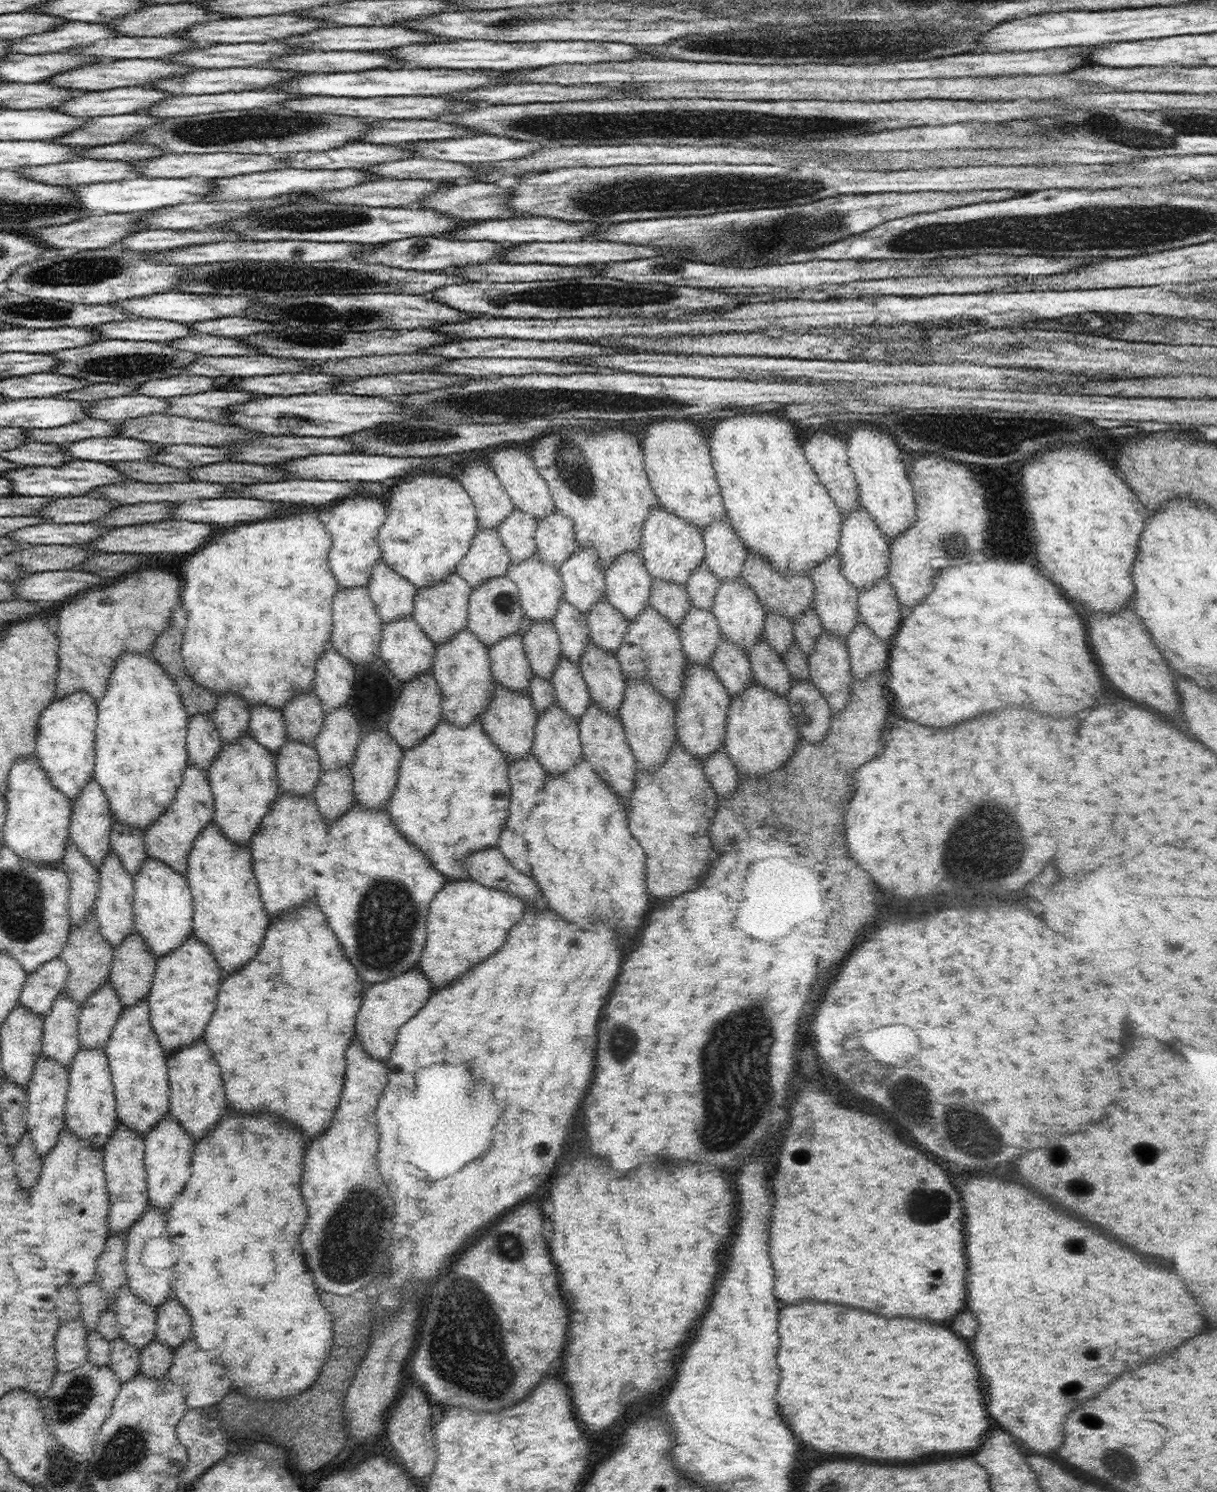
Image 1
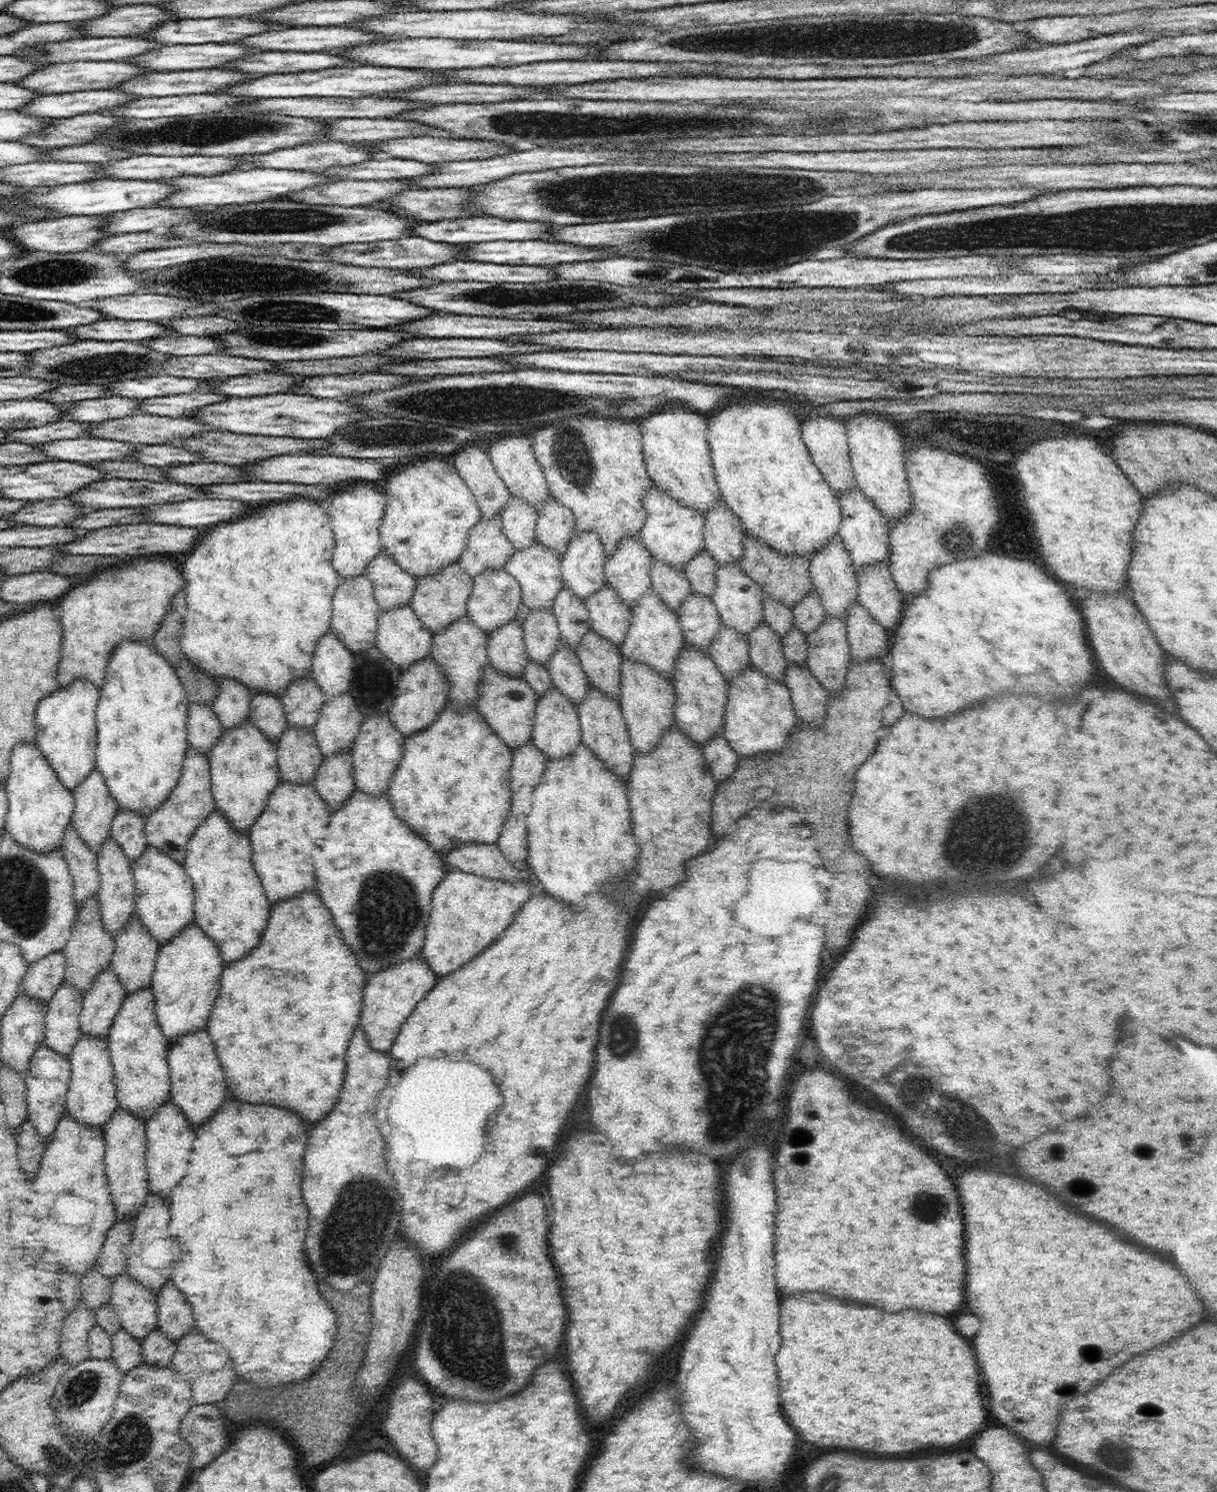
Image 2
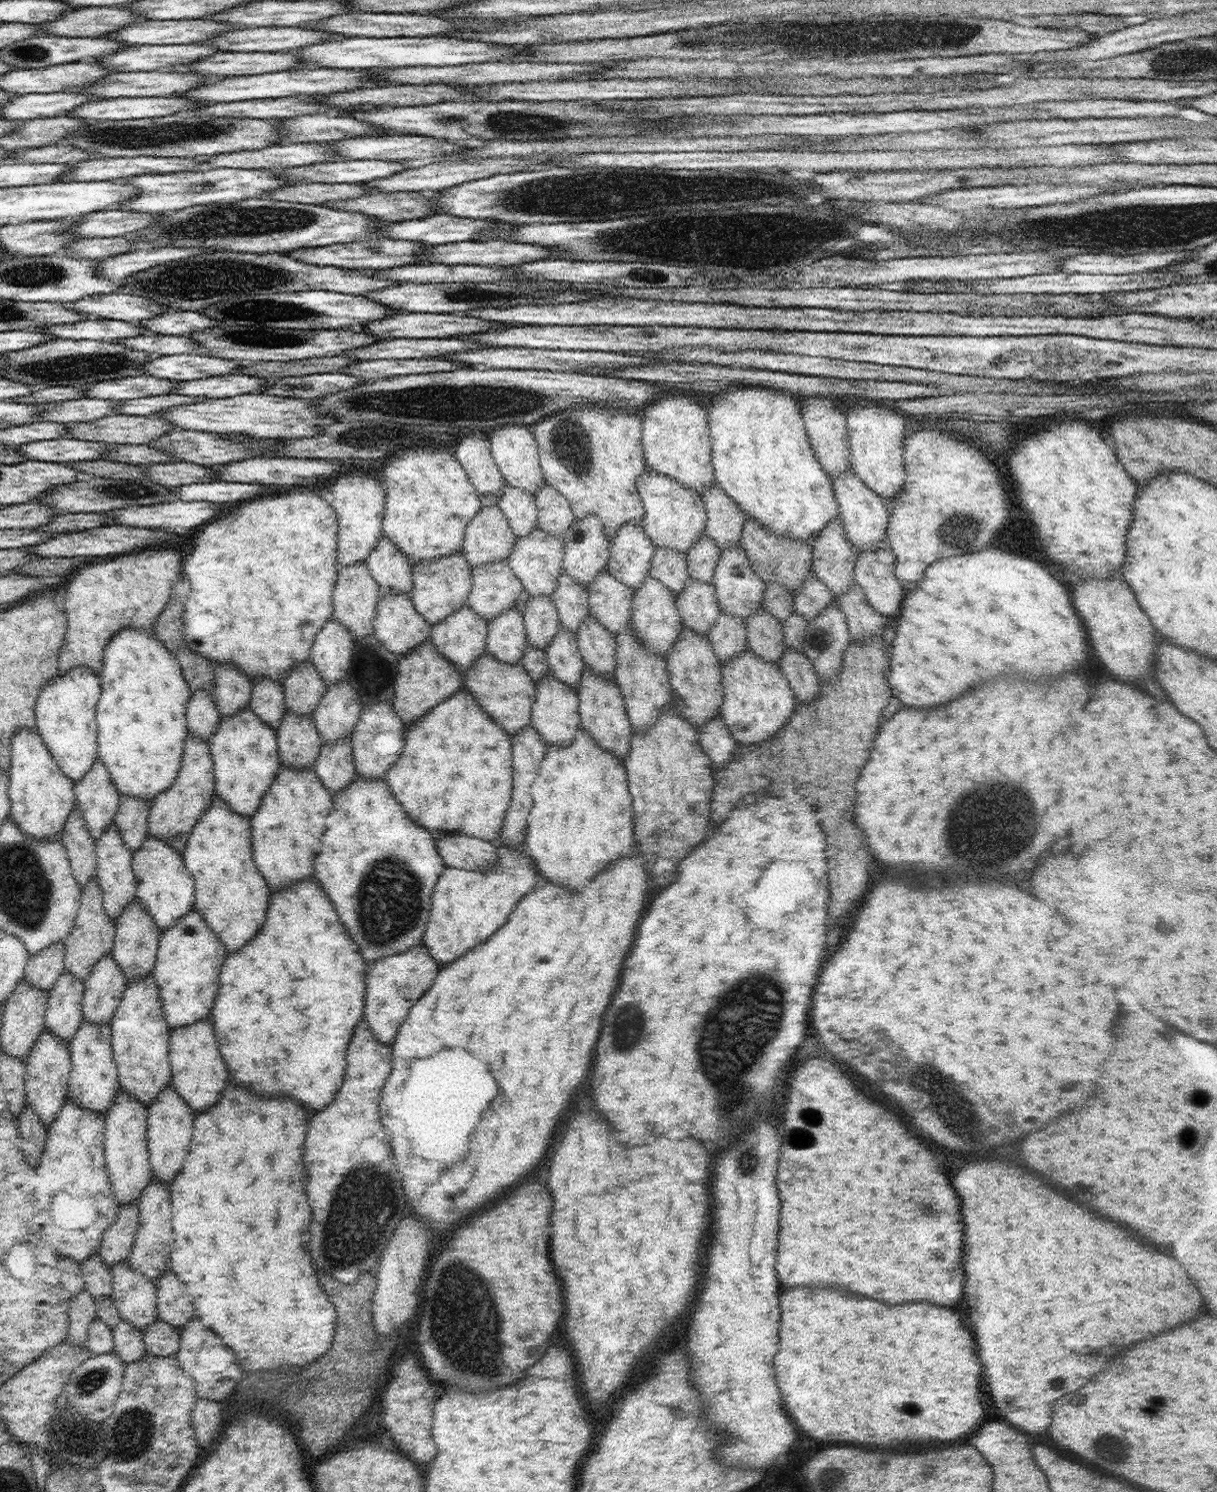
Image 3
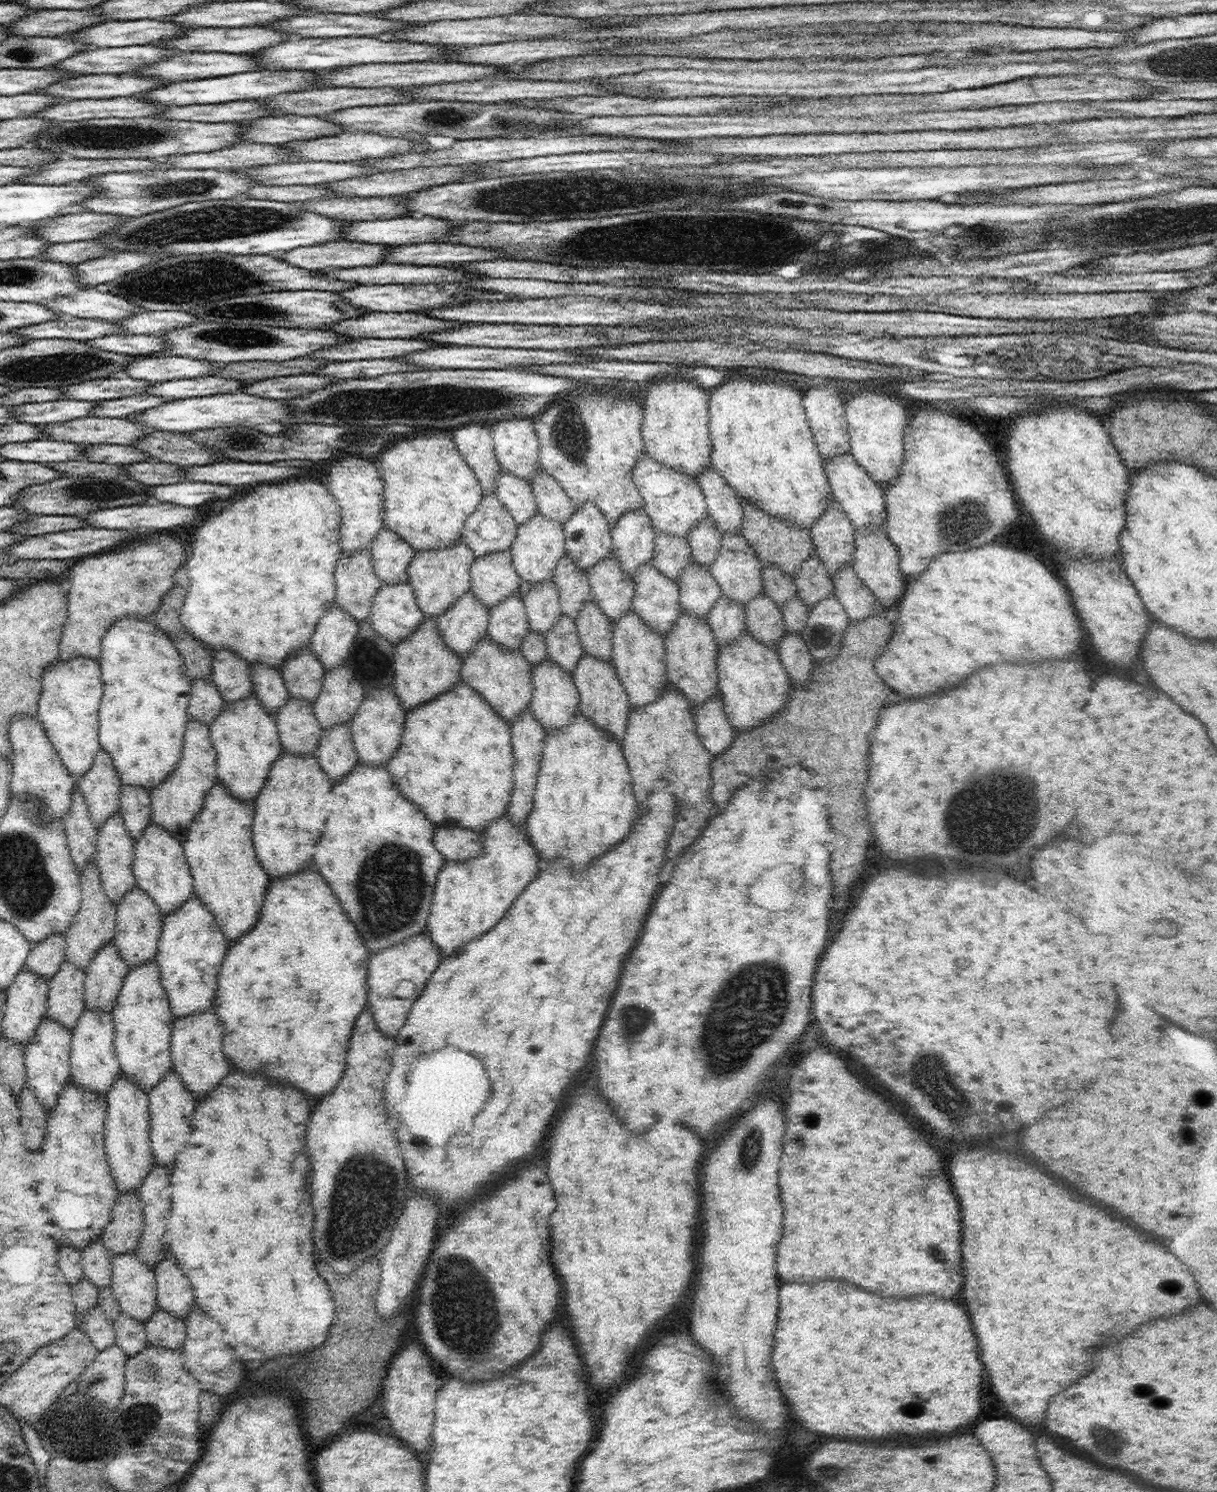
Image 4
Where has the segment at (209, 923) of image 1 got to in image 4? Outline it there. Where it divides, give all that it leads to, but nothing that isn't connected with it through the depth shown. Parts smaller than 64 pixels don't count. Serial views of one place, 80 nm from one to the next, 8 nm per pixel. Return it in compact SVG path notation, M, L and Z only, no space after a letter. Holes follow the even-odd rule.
M218 780L209 791L200 814L189 826L182 844L183 851L193 876L194 893L214 912L219 929L226 938L236 942L256 924L270 880L254 854L254 804L238 802Z

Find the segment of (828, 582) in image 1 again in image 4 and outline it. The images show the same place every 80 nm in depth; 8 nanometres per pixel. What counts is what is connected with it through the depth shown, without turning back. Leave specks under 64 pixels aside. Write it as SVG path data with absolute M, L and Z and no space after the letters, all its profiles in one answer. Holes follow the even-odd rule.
M834 495L829 498L821 516L810 529L813 553L823 560L830 578L836 580L837 572L853 560L856 532Z

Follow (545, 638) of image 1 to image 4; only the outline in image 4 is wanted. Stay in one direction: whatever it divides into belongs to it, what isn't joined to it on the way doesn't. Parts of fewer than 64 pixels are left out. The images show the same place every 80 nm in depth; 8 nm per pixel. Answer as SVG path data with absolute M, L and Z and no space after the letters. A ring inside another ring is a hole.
M553 580L534 586L523 596L523 601L530 629L539 635L545 636L563 614L558 588Z

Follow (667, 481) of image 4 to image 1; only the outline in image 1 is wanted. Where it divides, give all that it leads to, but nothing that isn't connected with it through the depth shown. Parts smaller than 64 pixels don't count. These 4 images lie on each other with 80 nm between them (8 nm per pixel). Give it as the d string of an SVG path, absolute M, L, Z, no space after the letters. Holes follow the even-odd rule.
M658 504L650 511L641 538L639 554L653 580L664 580L670 584L687 586L691 570L702 563L705 556L703 532L698 530L698 526L678 518L676 513L671 513Z

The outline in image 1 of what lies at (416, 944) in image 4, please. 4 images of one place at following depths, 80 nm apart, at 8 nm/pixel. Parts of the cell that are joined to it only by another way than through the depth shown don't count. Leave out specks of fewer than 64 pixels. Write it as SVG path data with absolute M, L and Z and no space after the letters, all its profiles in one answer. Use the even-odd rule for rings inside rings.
M414 968L399 974L396 978L370 985L363 992L362 1008L356 1018L356 1036L362 1040L364 1050L368 1052L370 1058L384 1062L390 1058L389 1052L393 1049L403 1024L409 1022L410 1018L428 1002L432 986L426 974L422 974L420 968Z

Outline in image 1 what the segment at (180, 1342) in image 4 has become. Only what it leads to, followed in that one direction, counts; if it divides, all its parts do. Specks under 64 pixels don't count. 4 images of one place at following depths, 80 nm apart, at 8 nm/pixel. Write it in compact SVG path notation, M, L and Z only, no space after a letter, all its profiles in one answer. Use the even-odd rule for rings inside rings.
M152 1339L141 1350L139 1372L153 1379L166 1377L172 1366L175 1351L171 1346Z

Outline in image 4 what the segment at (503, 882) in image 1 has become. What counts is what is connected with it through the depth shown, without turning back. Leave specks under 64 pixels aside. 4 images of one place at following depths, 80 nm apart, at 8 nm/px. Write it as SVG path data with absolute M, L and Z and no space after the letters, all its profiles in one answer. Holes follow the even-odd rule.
M444 824L435 828L433 836L436 850L446 861L468 861L483 853L483 838L473 830Z

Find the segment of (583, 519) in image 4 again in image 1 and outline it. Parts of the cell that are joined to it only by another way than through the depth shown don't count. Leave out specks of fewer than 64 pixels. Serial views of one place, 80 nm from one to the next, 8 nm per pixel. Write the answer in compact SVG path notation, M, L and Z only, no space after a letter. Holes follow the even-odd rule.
M592 546L579 548L561 564L559 571L564 586L563 598L587 616L594 603L605 596L605 571L599 567L596 548Z

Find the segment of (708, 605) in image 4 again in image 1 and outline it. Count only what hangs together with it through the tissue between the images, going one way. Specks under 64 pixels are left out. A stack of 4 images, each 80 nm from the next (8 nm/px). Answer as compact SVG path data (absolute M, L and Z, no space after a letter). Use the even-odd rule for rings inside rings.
M691 604L678 629L688 664L710 665L722 635L713 611Z

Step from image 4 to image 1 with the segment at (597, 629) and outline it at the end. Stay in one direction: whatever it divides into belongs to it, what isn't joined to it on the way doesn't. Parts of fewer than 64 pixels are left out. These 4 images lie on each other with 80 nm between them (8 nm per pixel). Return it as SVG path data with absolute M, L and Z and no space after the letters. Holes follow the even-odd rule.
M589 640L579 660L591 700L605 713L618 715L625 695L626 680L618 657L600 650Z

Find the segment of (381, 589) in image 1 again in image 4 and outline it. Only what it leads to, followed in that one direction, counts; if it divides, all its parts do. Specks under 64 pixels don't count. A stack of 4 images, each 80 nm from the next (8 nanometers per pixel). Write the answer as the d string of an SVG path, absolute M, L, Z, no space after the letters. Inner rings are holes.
M383 527L369 547L374 572L380 581L386 584L404 584L409 582L408 565L416 555L408 542L398 538L392 530Z

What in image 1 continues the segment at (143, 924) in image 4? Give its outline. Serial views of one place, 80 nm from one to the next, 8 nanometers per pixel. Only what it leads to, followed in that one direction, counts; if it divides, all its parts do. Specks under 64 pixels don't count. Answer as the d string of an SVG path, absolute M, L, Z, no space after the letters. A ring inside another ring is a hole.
M132 932L117 946L109 980L118 993L123 1010L138 1006L140 1000L148 998L156 963L157 958L141 934Z

